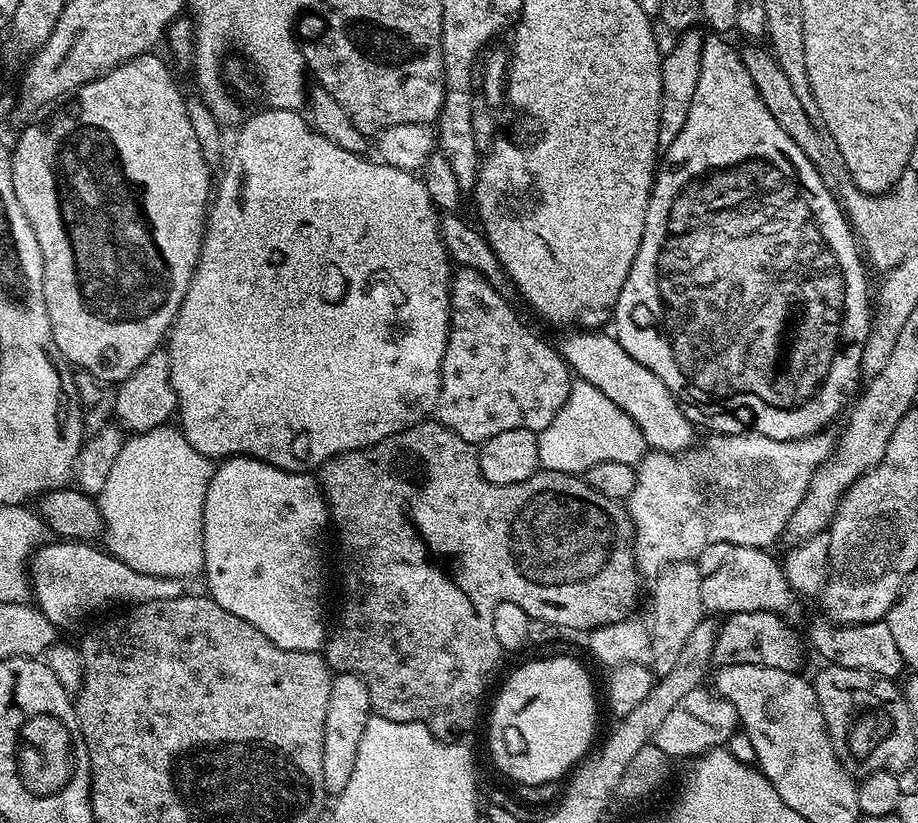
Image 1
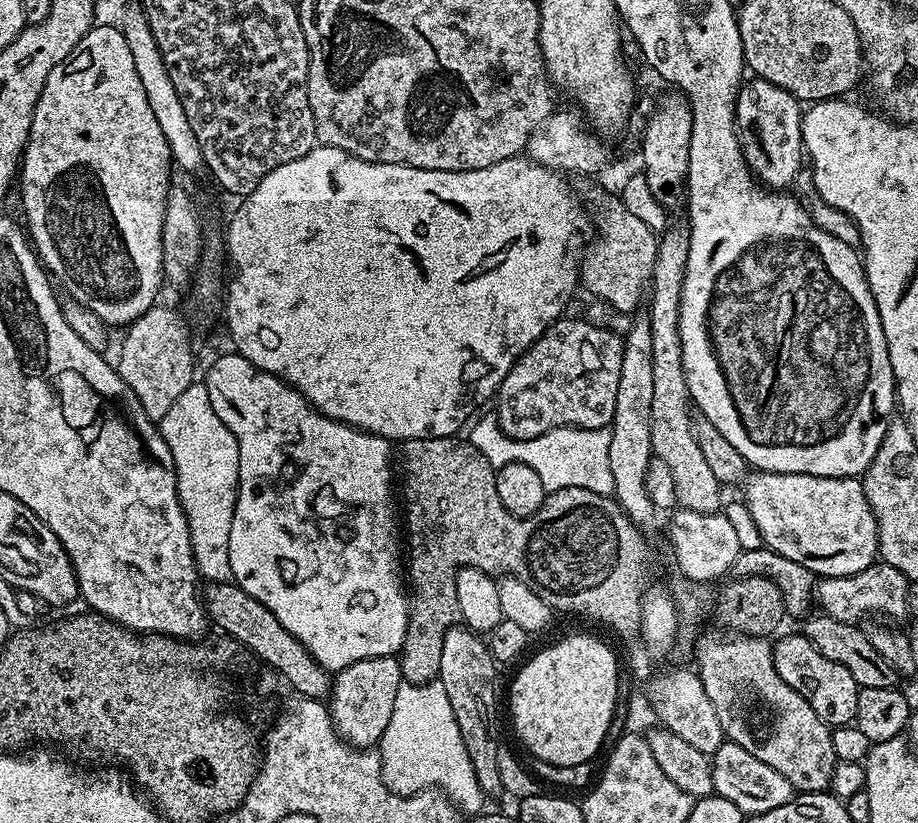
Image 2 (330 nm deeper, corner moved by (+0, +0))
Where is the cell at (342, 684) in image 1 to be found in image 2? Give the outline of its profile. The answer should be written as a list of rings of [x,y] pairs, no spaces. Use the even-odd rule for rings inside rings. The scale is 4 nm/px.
[[[396,656],[366,658],[335,673],[332,691],[326,703],[336,733],[356,748],[372,748],[379,745],[386,726],[390,726],[394,698],[398,695],[398,686],[401,683],[400,662]]]

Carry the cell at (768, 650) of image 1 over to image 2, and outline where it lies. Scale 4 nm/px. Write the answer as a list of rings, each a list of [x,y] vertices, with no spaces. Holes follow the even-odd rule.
[[[803,634],[784,636],[780,641],[775,641],[772,644],[772,658],[774,670],[778,670],[778,678],[782,678],[790,690],[798,690],[798,694],[810,704],[824,724],[839,726],[855,721],[861,687],[854,682],[846,666],[830,662],[826,654],[818,654],[818,650]]]

